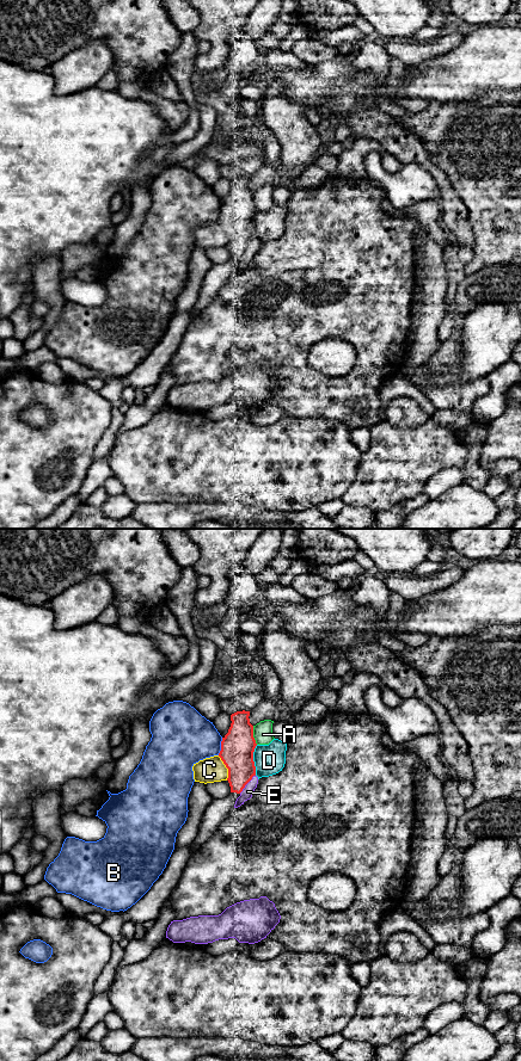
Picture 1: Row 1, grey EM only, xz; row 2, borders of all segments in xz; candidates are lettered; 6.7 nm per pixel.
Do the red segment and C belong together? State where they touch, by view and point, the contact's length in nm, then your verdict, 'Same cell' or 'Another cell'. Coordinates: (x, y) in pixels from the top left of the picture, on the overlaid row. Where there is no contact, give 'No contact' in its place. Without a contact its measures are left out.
Touches red at xz (226, 766). Shared border 180 nm. Another cell

